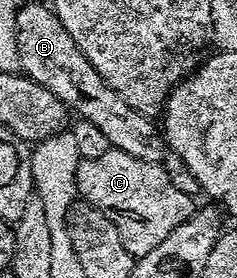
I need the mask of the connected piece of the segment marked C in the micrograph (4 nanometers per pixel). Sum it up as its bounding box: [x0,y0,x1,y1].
[76,148,194,259]

